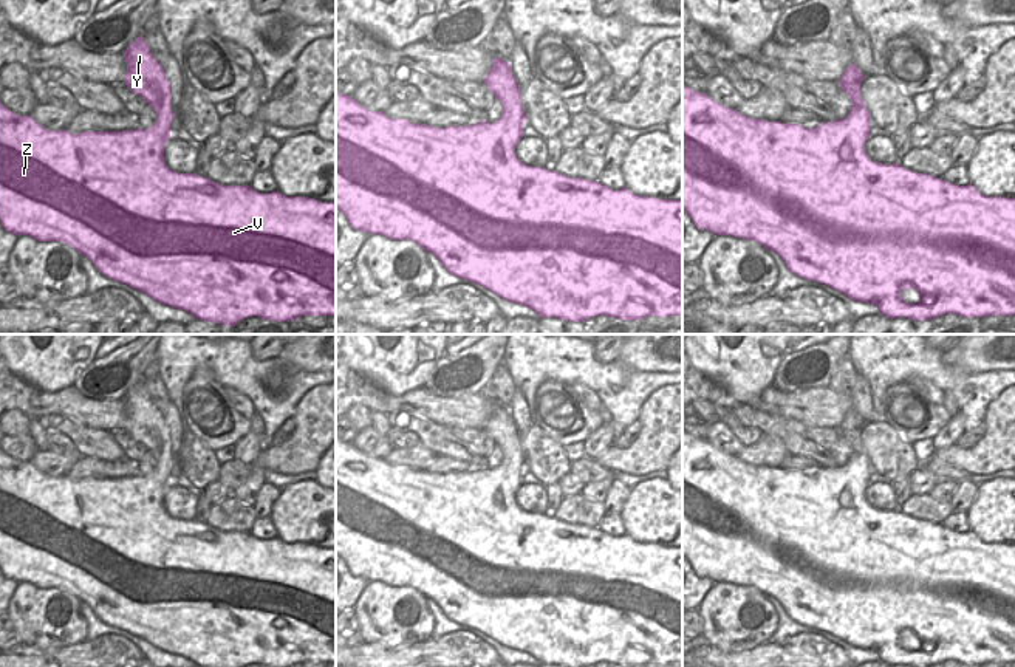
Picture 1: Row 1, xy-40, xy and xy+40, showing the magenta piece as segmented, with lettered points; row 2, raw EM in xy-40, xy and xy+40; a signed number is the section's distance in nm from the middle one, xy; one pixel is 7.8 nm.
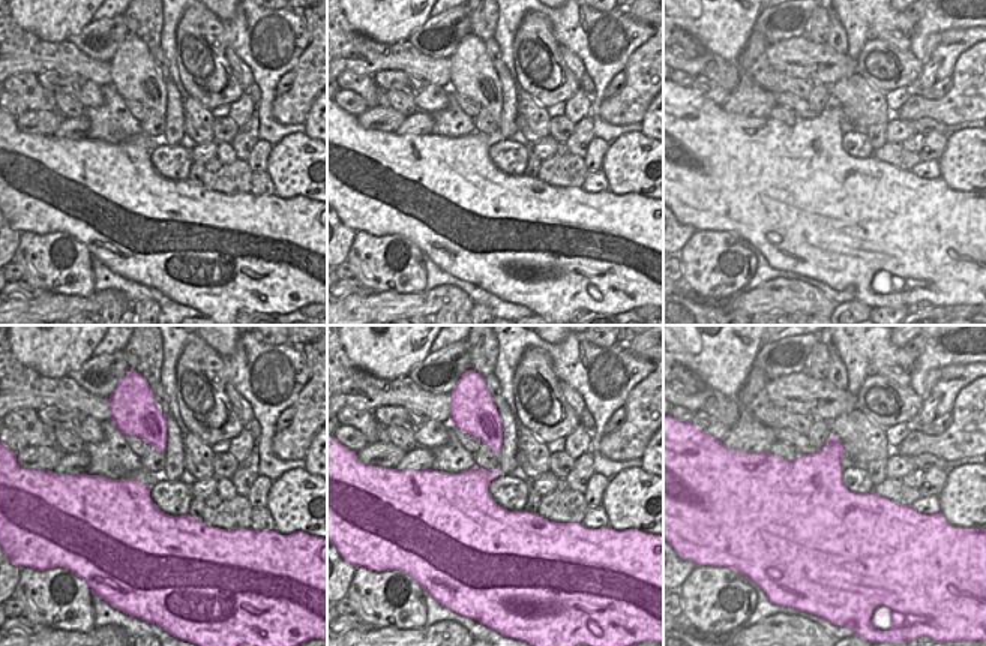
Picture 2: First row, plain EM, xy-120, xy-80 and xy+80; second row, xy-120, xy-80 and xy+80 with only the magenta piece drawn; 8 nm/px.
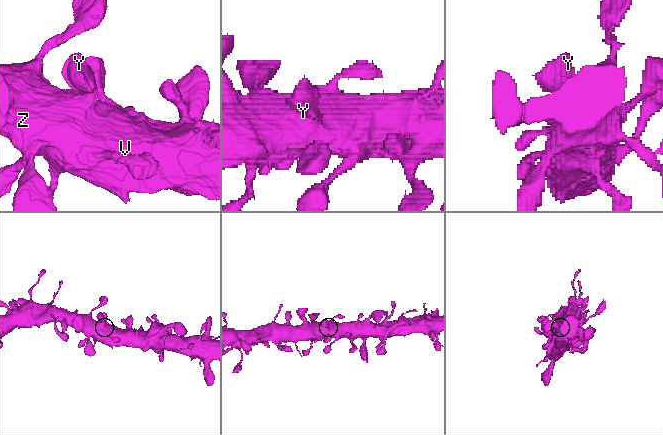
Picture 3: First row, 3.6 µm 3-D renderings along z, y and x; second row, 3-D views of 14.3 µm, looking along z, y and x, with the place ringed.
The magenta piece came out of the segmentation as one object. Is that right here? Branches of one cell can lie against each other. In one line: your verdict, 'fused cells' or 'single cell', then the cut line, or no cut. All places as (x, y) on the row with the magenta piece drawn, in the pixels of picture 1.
single cell; no cut

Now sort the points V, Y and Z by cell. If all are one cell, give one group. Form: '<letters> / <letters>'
V Y Z

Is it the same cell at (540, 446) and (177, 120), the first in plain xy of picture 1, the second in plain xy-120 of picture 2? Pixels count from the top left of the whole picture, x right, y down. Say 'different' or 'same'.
different

